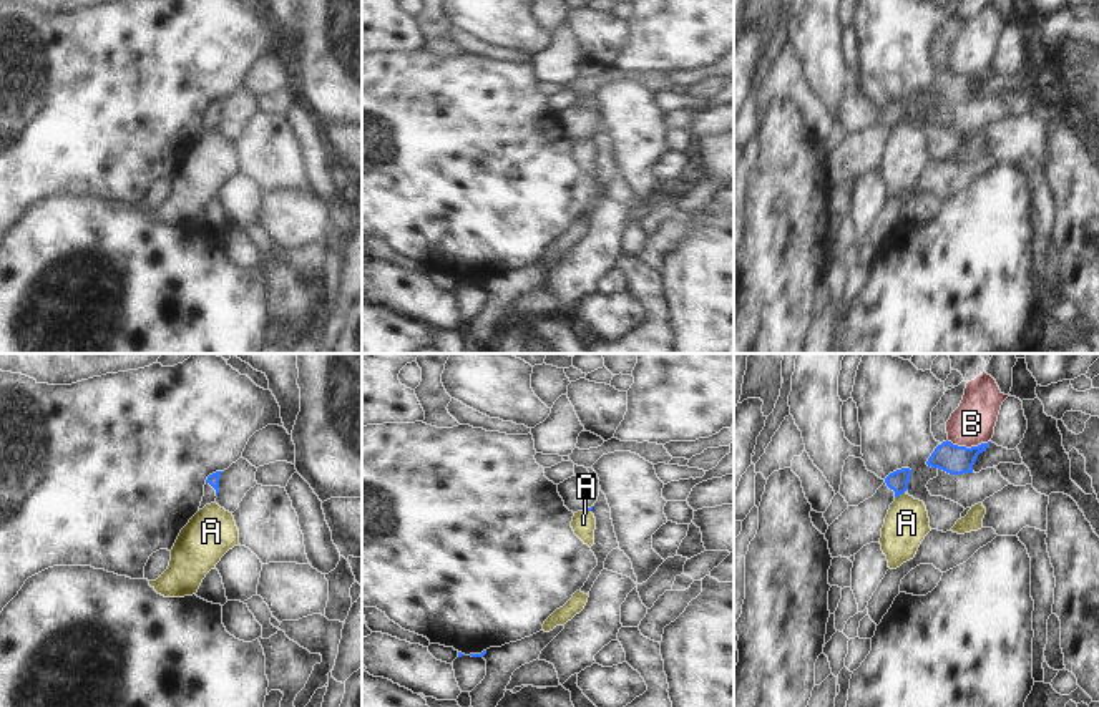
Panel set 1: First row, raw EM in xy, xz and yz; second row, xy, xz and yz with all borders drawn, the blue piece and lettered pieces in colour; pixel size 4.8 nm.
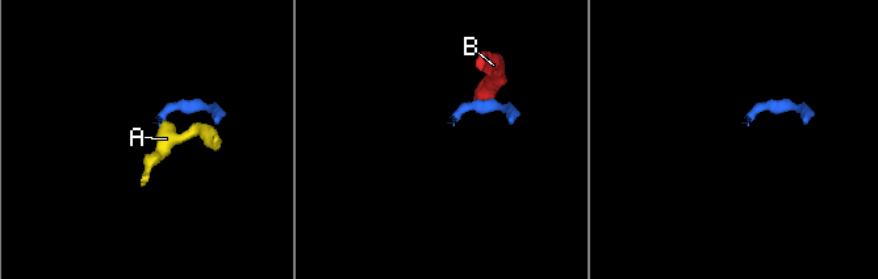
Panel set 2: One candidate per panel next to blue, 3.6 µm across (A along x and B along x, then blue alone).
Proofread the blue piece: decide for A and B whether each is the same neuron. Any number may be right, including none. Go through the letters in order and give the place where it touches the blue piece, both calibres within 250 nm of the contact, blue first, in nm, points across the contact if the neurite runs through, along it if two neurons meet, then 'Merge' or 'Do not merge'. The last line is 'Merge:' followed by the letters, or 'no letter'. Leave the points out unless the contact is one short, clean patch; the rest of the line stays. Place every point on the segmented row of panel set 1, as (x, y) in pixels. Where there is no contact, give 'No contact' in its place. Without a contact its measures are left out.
A: Touches blue at yz (898, 495). Thickness 100 nm (blue) against 220 nm. Boundary: yz (903, 492), (895, 498). Do not merge
B: Touches blue at yz (968, 448). Thickness 140 nm (blue) against 220 nm. Boundary: yz (947, 440), (967, 447), (990, 442). Do not merge
Merge: no letter.

